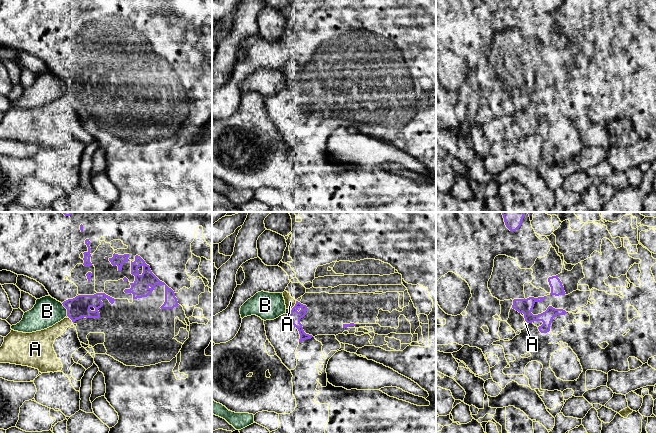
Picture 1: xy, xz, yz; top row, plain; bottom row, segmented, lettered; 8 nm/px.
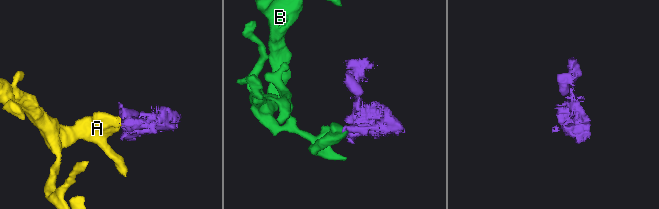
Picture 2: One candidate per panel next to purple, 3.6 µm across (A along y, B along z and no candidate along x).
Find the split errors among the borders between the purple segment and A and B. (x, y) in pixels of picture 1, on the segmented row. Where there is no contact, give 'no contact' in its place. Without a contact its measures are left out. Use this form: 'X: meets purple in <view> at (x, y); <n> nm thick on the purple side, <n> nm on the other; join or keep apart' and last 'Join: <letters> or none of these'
A: meets purple in xz at (295, 305); 90 nm thick on the purple side, 90 nm on the other; keep apart
B: meets purple in xy at (66, 308); 180 nm thick on the purple side, 240 nm on the other; keep apart
Join: none of these

